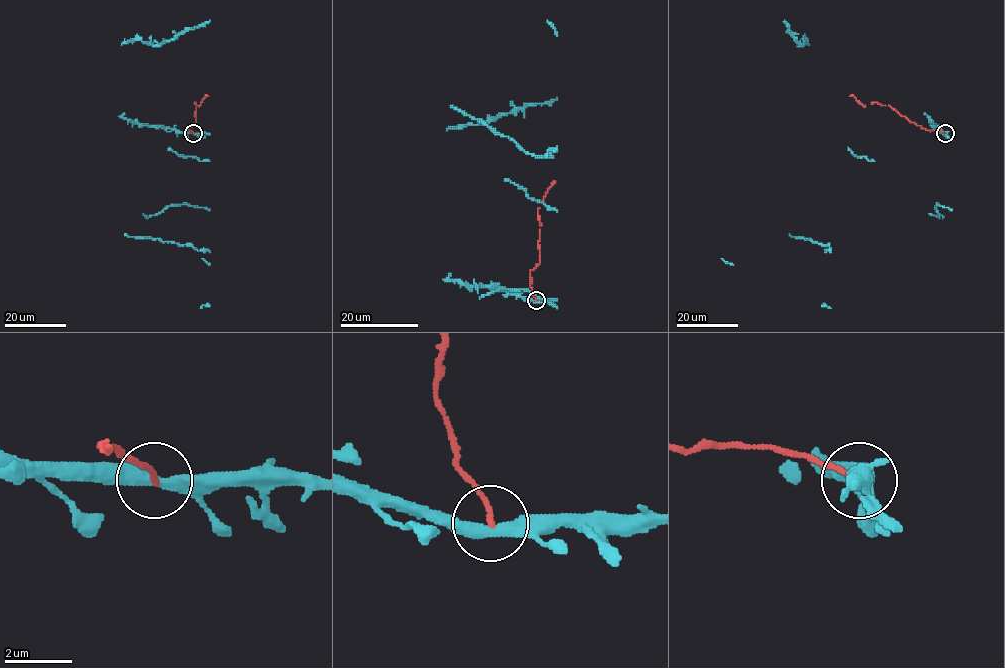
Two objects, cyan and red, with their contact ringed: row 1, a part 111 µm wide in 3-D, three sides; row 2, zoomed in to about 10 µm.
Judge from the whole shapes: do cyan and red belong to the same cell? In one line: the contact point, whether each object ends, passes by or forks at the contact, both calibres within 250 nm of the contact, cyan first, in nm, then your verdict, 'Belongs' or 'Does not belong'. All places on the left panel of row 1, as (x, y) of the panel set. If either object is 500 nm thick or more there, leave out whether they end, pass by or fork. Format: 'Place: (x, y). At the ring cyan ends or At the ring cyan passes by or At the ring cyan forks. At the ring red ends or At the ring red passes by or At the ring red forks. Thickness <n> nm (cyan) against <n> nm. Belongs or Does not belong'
Place: (193, 133). At the ring cyan passes by. At the ring red ends. Thickness 400 nm (cyan) against 140 nm. Does not belong

